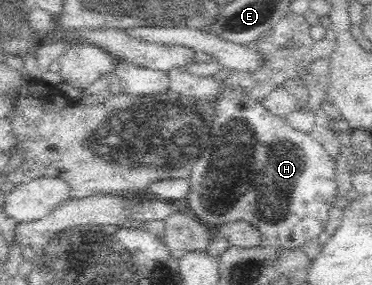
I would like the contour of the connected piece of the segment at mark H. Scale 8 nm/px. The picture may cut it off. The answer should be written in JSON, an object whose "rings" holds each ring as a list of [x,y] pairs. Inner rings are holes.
{"rings":[[[172,66],[168,70],[168,90],[197,100],[217,102],[216,118],[212,120],[200,158],[194,163],[190,178],[187,179],[190,185],[185,198],[194,217],[211,228],[231,222],[247,222],[256,227],[257,246],[262,248],[275,246],[292,252],[301,249],[306,242],[318,239],[338,196],[336,177],[341,171],[336,161],[318,140],[291,127],[285,117],[268,113],[262,107],[262,102],[250,99],[250,96],[239,92],[237,88],[223,90],[219,81],[213,77],[196,76],[185,68]]]}

